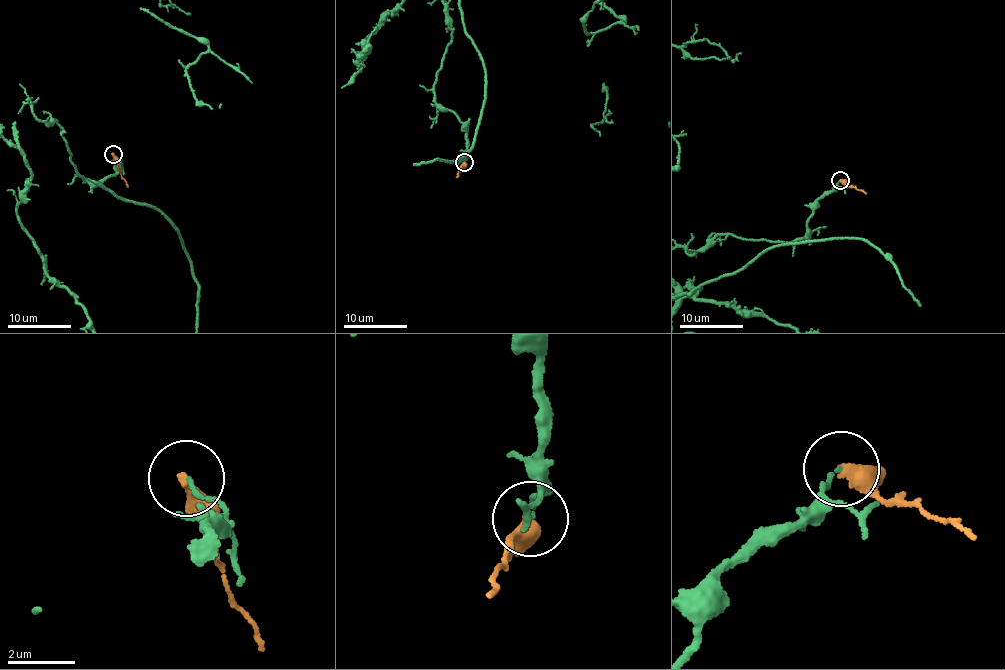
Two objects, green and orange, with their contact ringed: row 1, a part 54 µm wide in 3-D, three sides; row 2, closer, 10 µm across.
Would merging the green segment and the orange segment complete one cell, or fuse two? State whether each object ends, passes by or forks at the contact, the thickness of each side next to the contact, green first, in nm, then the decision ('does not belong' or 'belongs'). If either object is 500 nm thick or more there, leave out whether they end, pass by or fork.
green ends; orange ends; calibres 100 and 420 nm; does not belong

